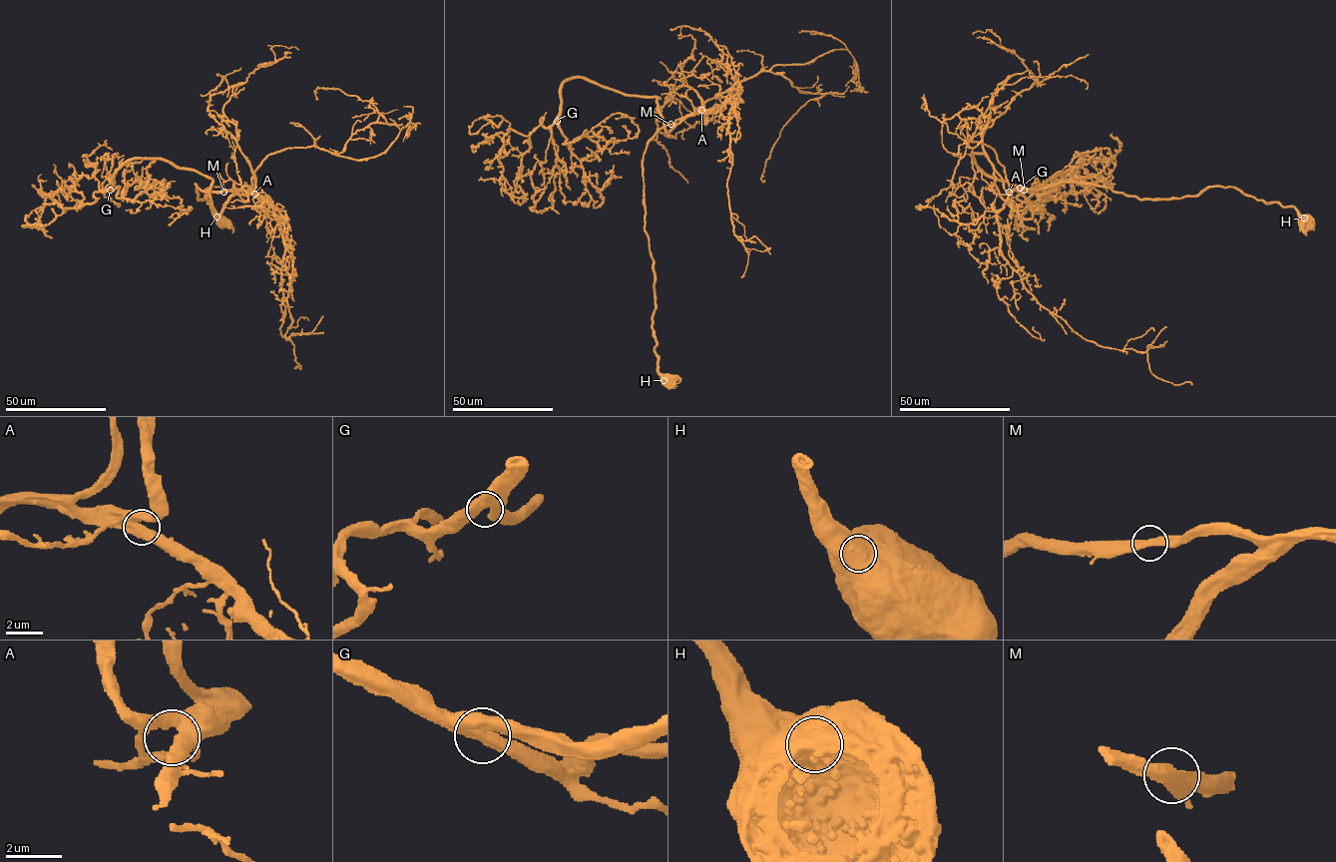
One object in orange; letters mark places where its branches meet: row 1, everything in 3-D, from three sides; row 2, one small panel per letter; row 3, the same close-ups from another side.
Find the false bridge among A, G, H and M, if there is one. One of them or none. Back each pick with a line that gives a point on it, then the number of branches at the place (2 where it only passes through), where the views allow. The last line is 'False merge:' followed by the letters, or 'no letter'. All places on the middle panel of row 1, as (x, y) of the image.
False merge: no letter

